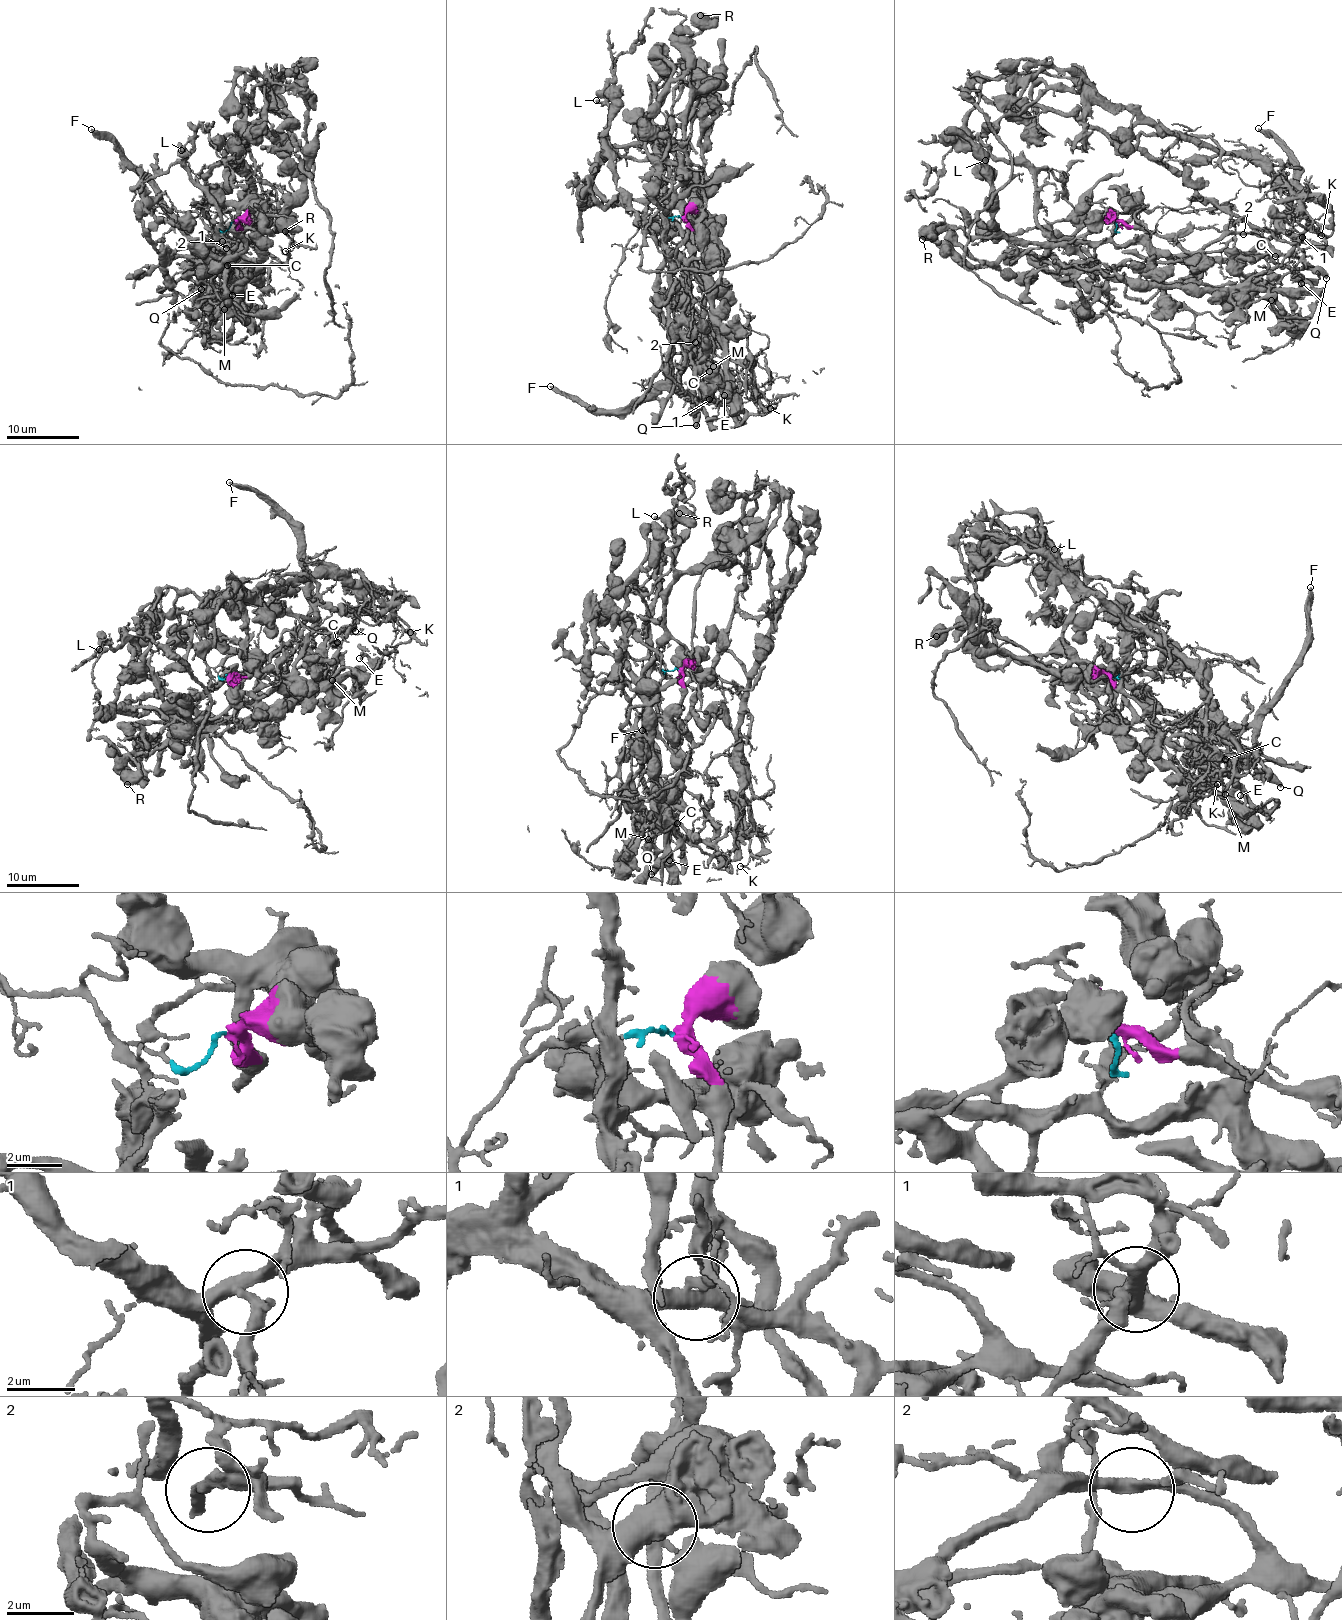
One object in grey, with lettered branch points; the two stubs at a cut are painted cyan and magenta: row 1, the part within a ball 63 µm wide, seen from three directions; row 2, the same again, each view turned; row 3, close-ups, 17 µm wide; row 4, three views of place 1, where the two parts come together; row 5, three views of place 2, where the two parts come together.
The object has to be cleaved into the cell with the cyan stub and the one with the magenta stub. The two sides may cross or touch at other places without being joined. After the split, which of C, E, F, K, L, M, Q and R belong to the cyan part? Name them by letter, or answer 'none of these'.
F, K, L

